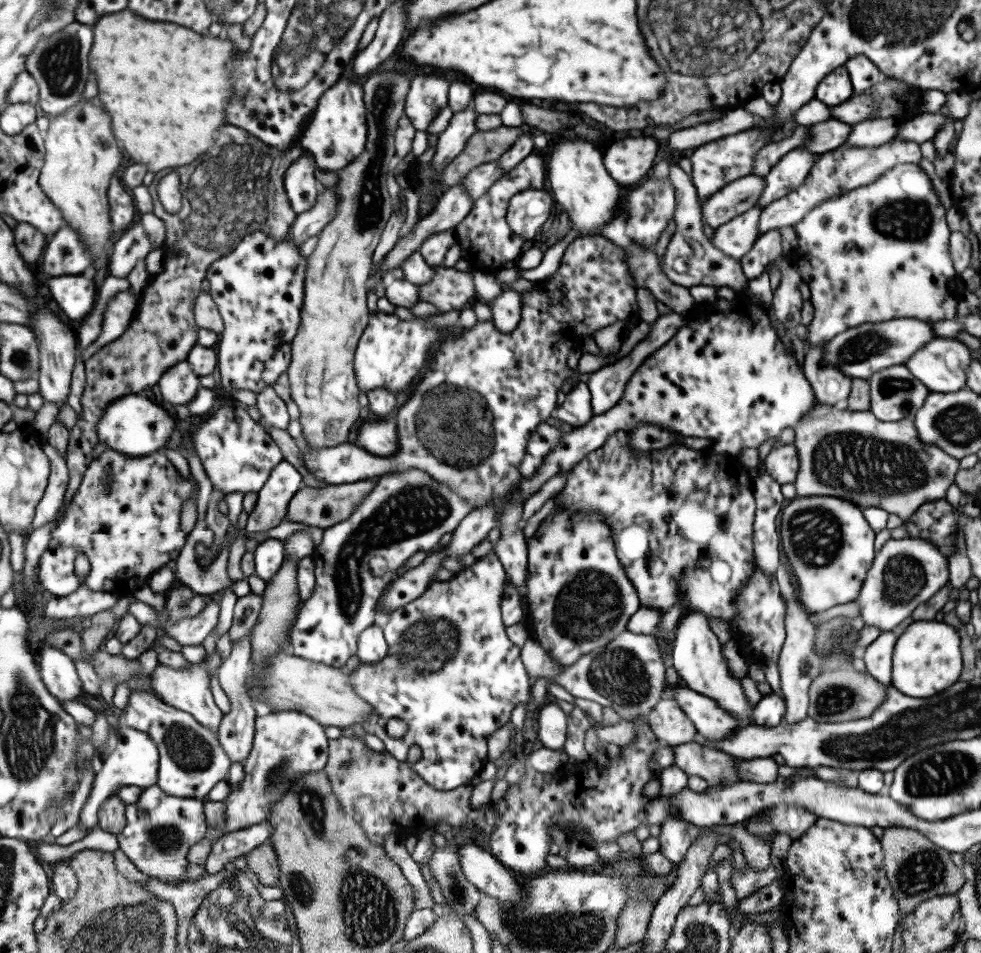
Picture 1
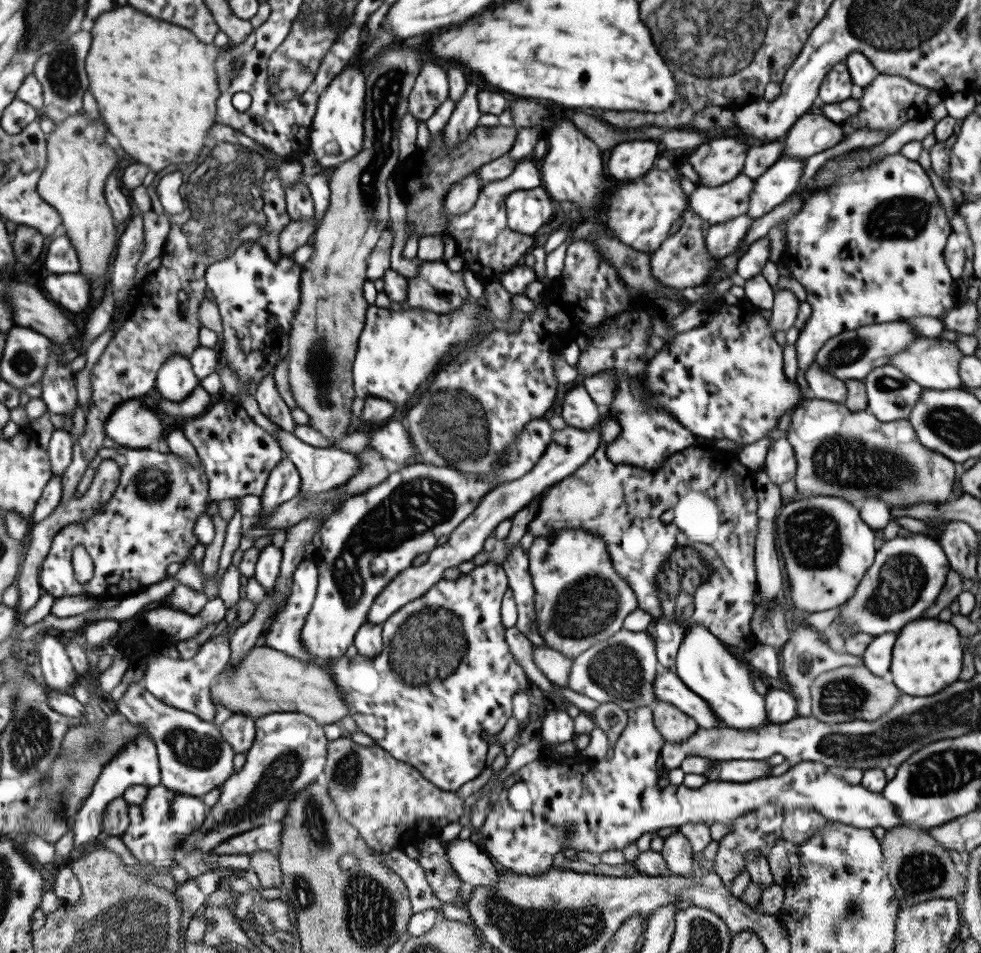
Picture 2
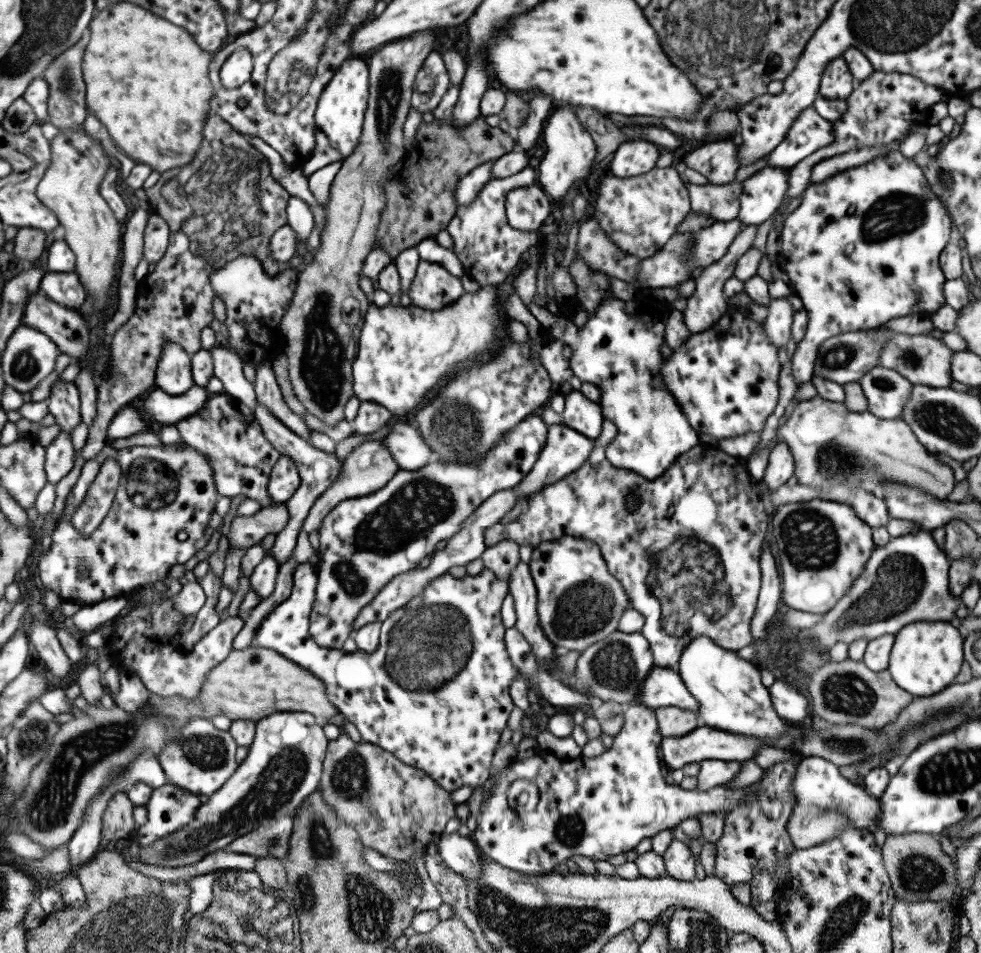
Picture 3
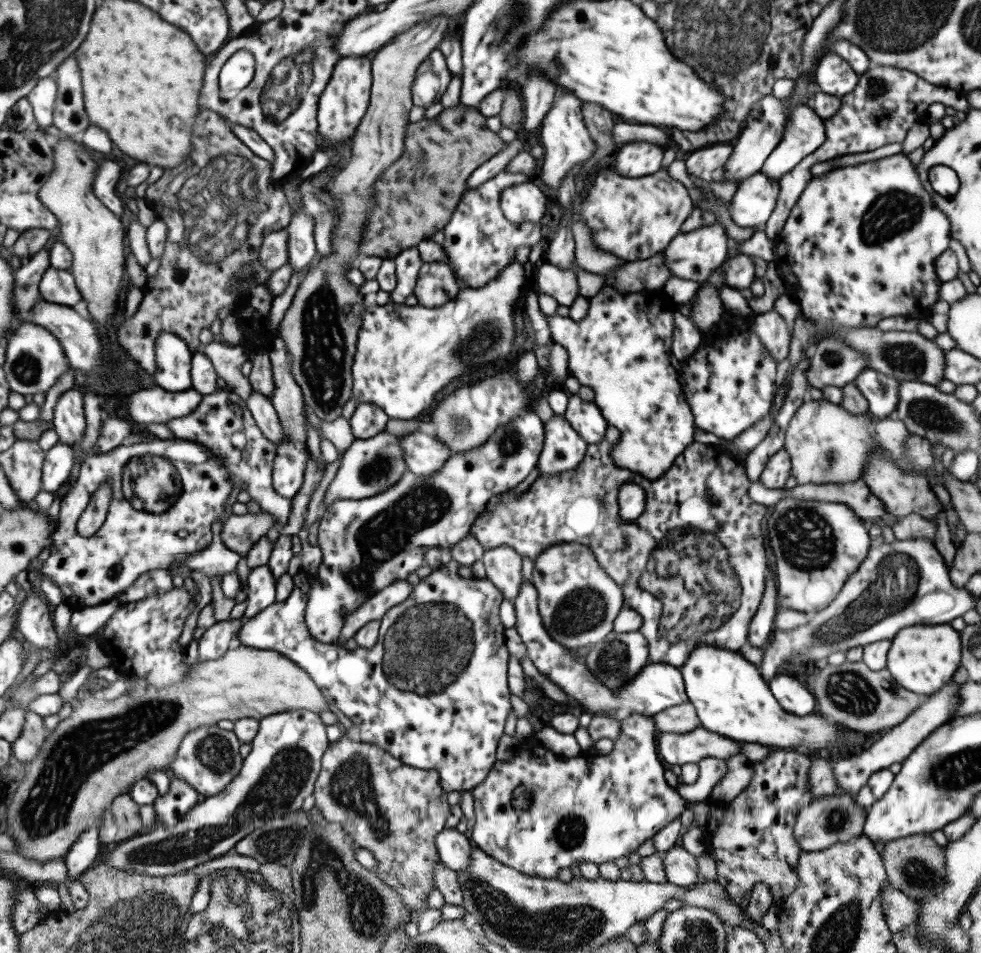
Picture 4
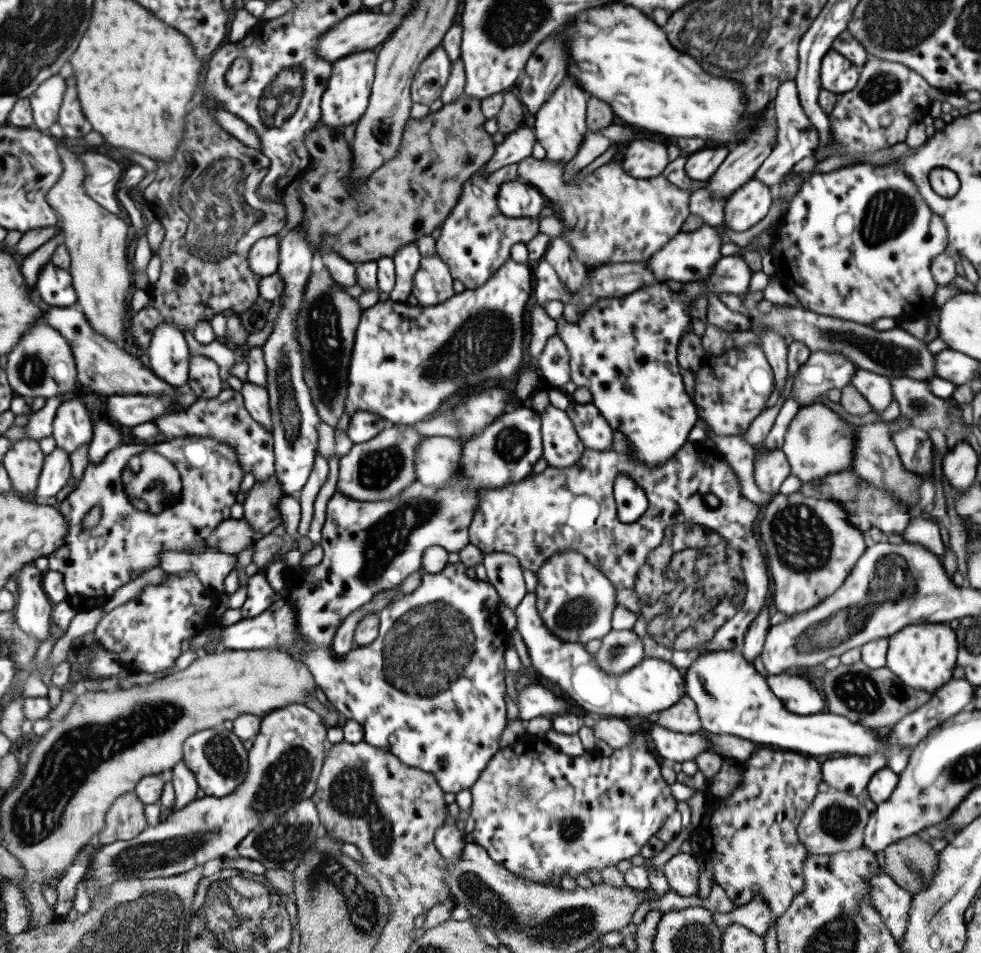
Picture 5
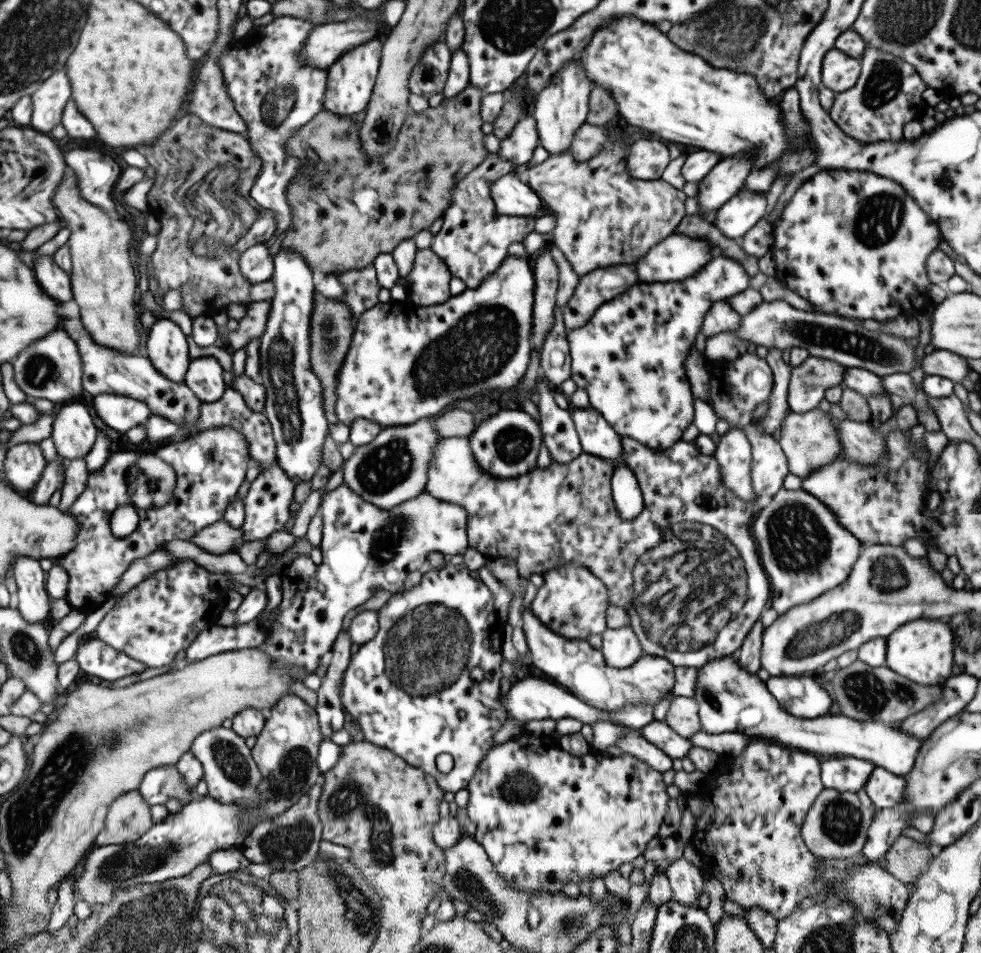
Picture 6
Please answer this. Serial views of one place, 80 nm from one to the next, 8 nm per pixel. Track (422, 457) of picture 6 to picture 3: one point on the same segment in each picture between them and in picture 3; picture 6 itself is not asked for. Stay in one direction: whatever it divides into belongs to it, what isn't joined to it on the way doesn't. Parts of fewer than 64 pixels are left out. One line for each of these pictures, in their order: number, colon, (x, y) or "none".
3: (369, 466)
4: (367, 467)
5: (376, 470)

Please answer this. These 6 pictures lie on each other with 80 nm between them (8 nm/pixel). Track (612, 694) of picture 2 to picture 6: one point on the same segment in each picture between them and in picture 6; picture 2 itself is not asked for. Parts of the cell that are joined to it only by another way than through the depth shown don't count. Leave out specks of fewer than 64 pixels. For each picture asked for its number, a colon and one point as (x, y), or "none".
3: (612, 669)
4: (617, 658)
5: (620, 650)
6: (620, 648)

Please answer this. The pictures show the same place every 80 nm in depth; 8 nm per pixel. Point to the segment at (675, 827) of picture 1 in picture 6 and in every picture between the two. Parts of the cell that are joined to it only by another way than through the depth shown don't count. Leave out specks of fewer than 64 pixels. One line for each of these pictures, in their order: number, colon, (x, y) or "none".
2: (676, 851)
3: (678, 861)
4: (680, 868)
5: (680, 870)
6: (686, 883)

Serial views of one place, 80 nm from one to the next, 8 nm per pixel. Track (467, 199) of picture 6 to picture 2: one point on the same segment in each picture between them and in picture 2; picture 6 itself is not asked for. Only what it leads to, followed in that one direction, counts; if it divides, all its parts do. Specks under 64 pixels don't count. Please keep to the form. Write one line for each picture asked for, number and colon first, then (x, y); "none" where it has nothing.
2: (488, 247)
3: (487, 248)
4: (478, 240)
5: (475, 238)

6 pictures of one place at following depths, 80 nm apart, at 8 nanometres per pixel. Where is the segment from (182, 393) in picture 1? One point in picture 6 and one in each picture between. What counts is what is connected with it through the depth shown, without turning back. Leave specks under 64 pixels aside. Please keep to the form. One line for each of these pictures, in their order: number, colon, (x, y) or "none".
2: (175, 379)
3: (172, 375)
4: (172, 357)
5: (168, 356)
6: (166, 346)

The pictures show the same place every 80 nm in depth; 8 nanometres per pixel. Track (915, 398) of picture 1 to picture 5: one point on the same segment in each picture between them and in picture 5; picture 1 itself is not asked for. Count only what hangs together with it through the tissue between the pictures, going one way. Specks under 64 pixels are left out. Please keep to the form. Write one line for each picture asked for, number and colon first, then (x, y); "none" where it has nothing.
2: (890, 394)
3: (886, 391)
4: (880, 390)
5: (875, 389)

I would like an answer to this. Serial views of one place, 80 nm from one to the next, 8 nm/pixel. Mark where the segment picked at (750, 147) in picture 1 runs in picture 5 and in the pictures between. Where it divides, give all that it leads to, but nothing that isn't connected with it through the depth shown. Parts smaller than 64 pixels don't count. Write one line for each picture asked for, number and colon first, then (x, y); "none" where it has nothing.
2: (717, 161)
3: (714, 160)
4: (706, 164)
5: (700, 165)

